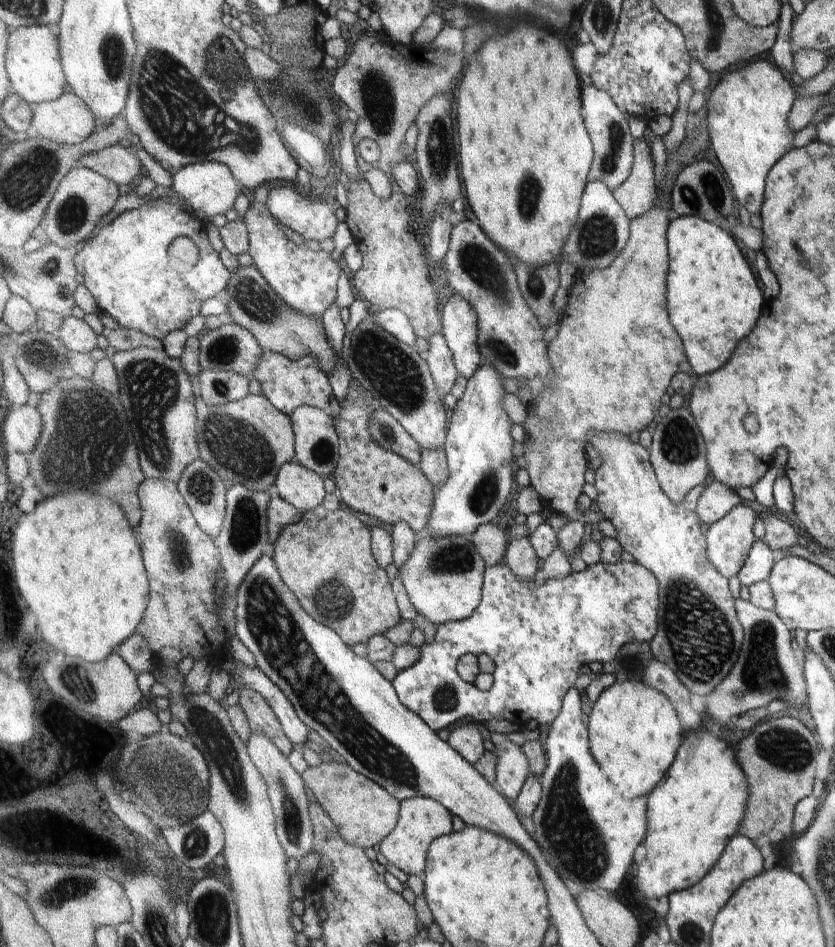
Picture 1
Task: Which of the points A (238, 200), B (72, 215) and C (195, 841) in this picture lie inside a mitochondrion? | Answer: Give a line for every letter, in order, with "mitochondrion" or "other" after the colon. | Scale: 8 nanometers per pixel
A: other
B: mitochondrion
C: mitochondrion

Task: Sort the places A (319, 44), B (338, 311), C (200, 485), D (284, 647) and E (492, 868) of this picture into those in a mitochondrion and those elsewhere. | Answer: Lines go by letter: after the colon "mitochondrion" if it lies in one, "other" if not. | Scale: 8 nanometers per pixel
A: other
B: other
C: mitochondrion
D: mitochondrion
E: other

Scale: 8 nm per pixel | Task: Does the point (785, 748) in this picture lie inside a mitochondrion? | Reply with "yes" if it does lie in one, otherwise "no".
yes

